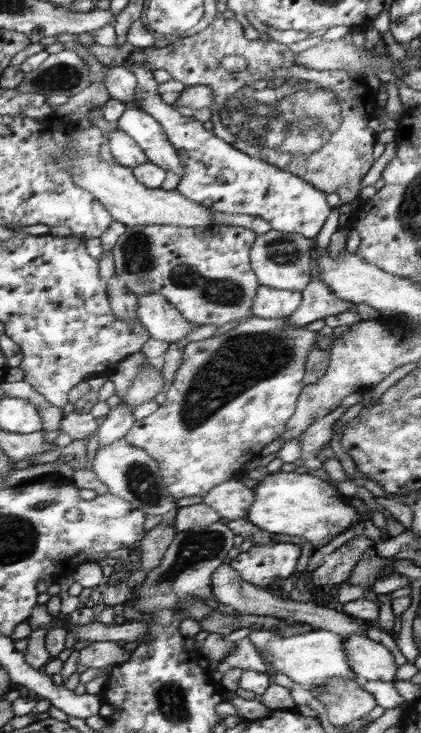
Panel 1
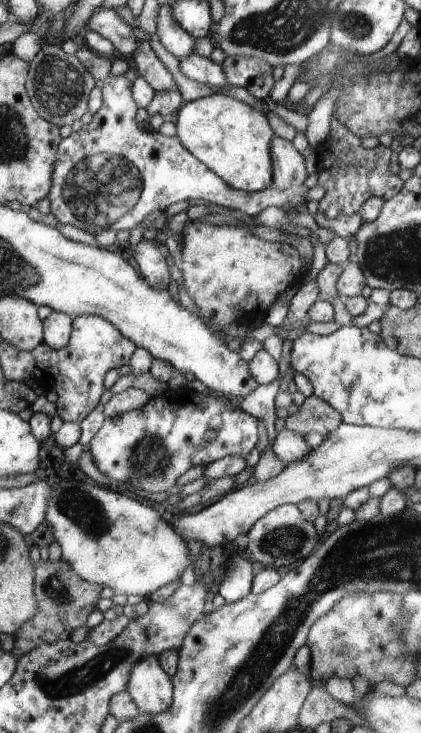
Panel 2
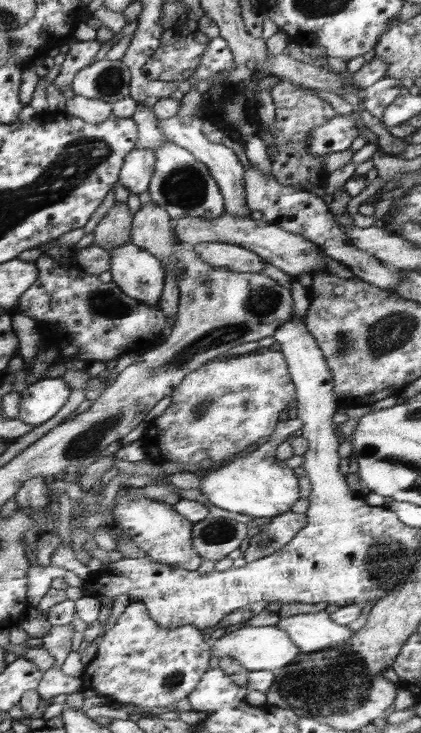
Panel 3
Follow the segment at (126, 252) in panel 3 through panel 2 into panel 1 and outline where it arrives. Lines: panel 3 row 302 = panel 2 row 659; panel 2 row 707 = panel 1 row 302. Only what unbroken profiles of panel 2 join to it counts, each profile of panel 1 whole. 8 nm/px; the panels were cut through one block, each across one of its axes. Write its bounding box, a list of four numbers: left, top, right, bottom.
[136,293,200,343]

